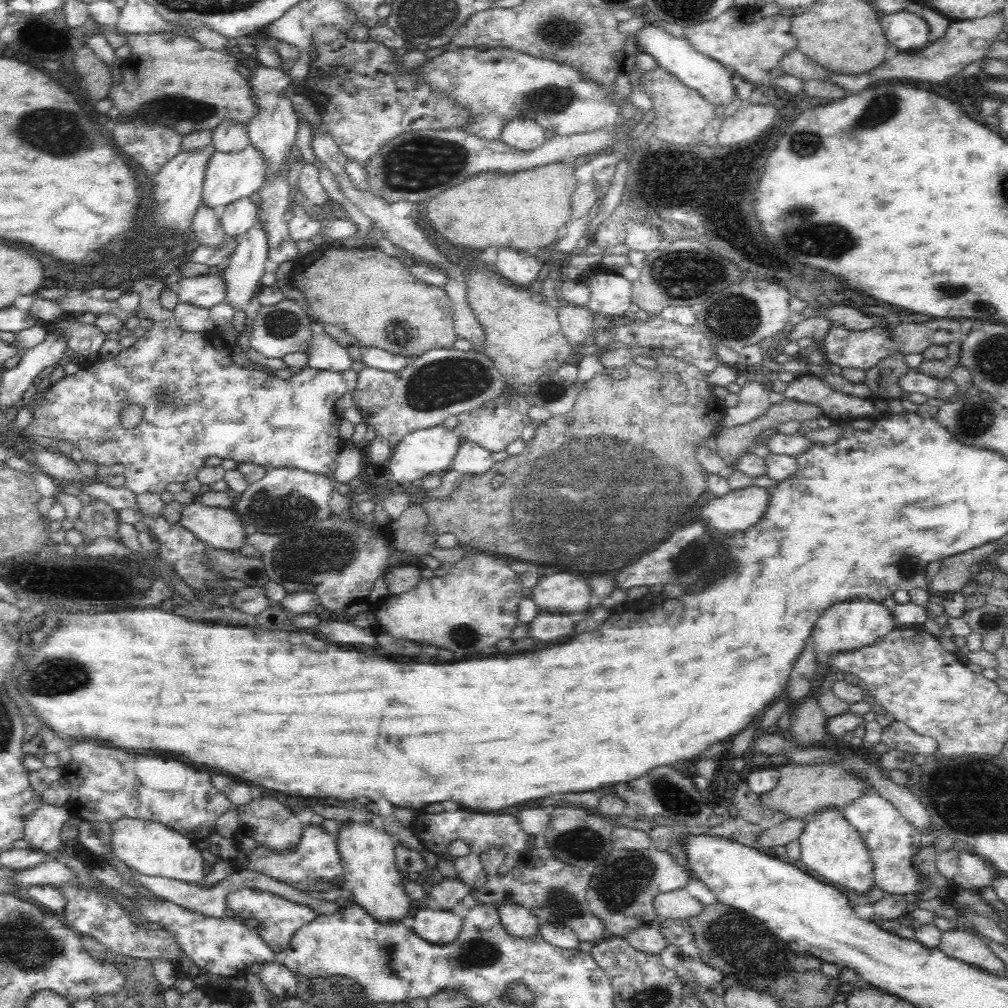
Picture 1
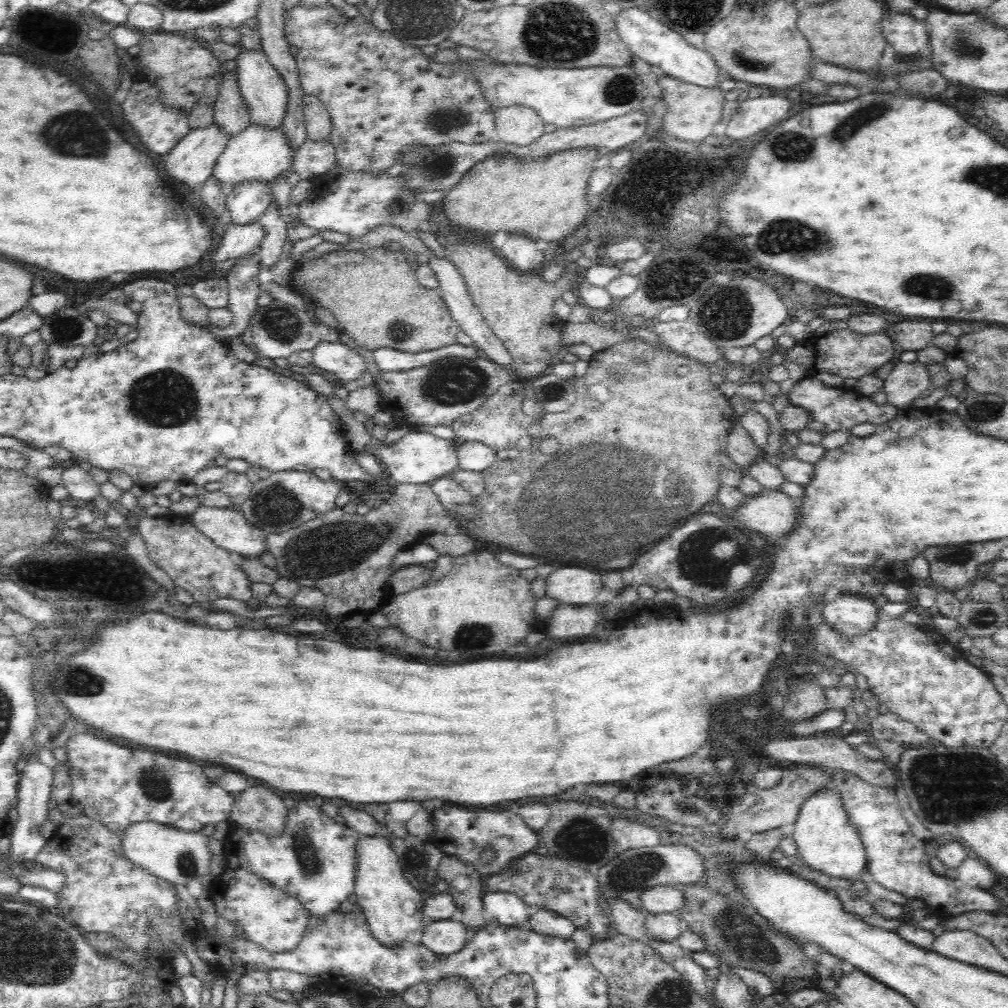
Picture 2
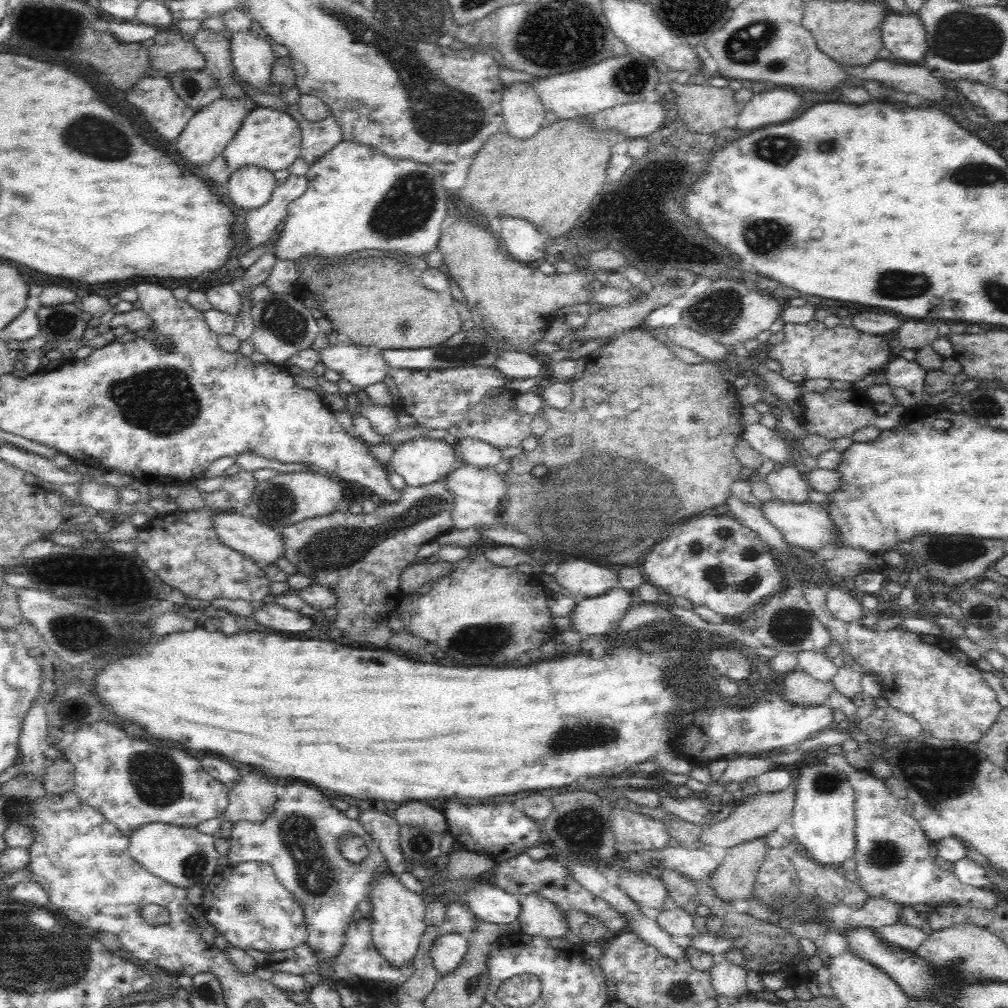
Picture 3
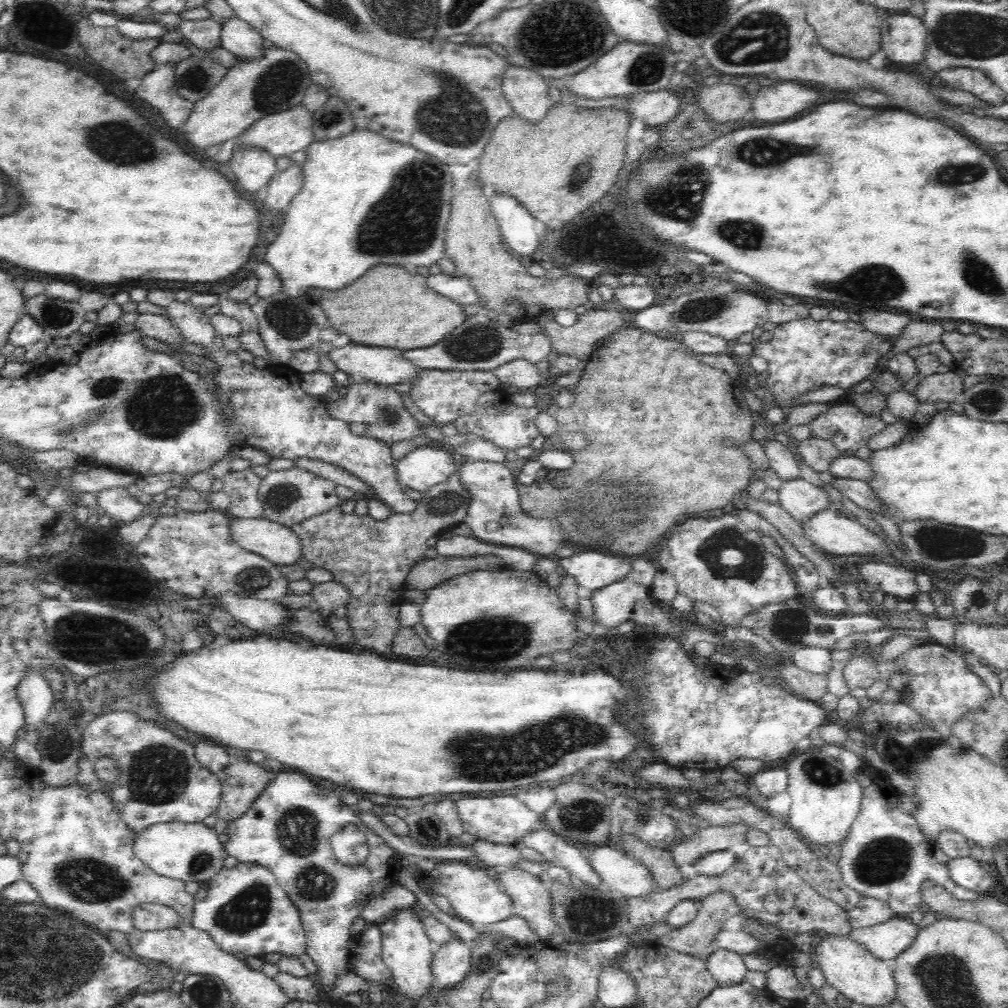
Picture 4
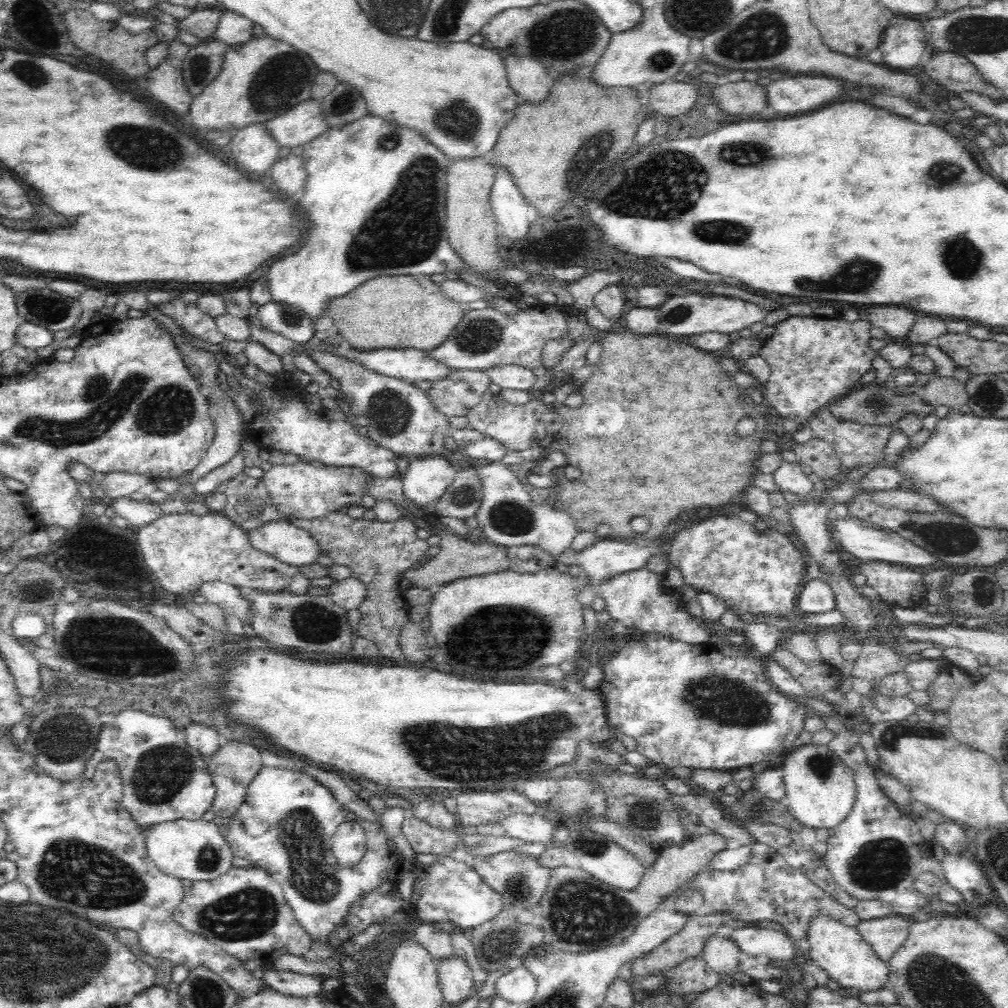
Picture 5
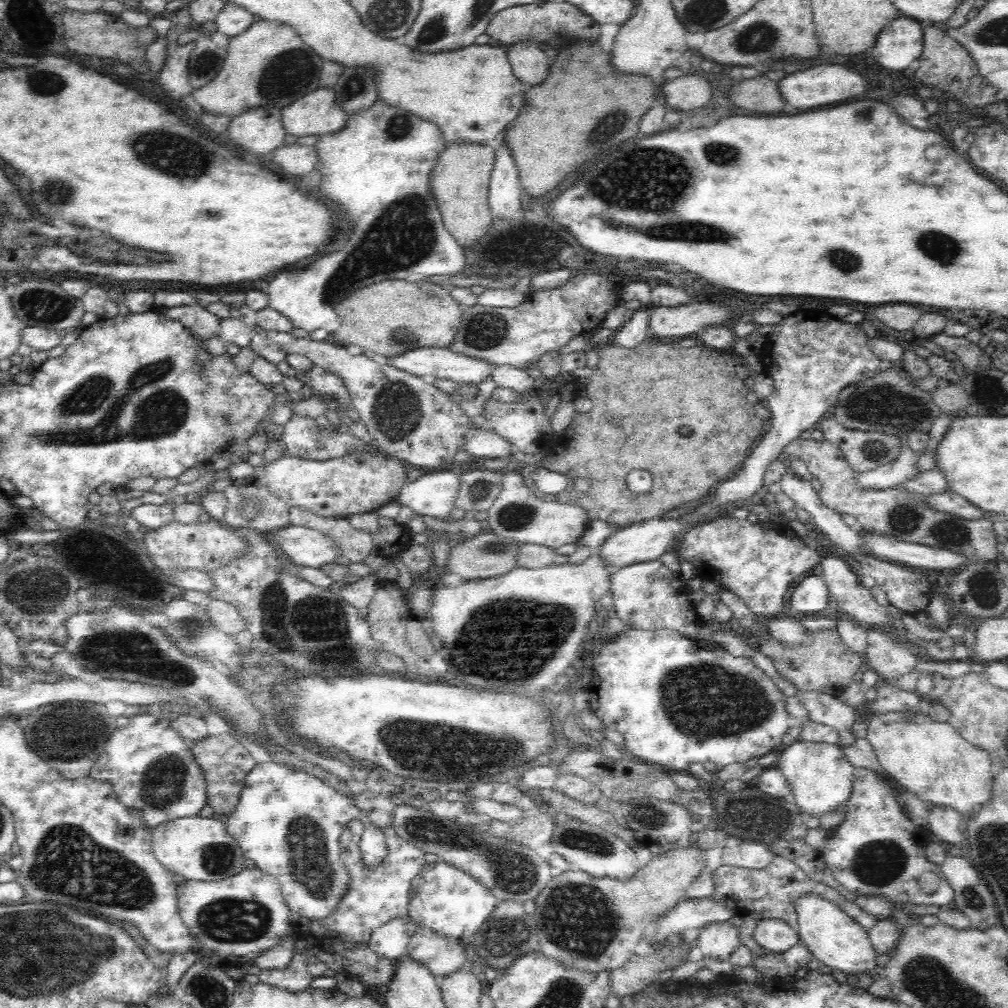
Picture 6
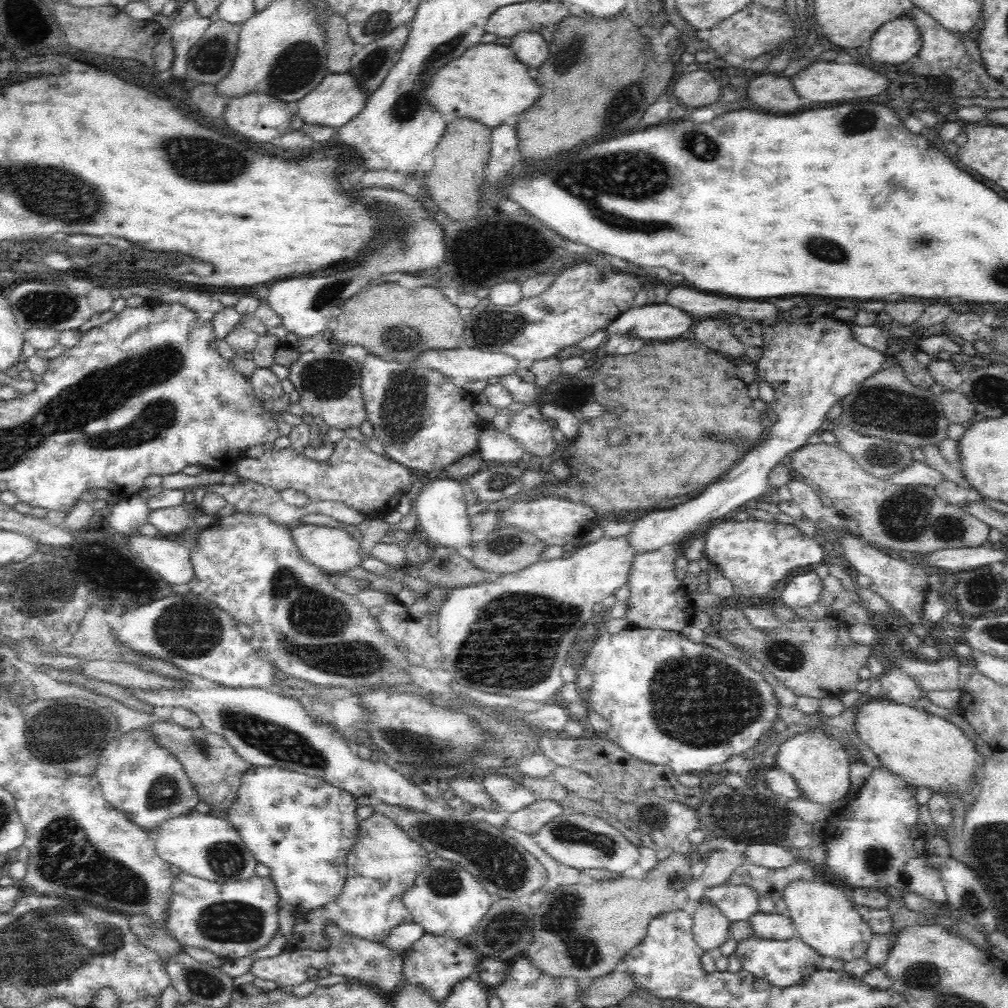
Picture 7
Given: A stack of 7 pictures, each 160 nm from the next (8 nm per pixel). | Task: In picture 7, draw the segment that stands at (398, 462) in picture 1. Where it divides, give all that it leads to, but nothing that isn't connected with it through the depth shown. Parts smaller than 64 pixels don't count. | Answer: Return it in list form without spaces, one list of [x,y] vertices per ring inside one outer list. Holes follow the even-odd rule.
[[[448,477],[428,481],[422,484],[412,504],[417,516],[418,529],[424,530],[424,534],[430,539],[428,545],[449,546],[464,553],[470,546],[472,537],[468,530],[469,516],[466,514],[465,495],[460,484],[460,481]]]

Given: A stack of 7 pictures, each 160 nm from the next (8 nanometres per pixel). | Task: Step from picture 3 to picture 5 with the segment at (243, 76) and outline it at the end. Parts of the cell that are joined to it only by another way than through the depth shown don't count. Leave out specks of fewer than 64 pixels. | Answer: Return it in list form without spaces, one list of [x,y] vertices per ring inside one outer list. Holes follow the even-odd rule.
[[[222,11],[214,40],[224,43],[227,47],[240,46],[252,40],[252,29],[255,24],[228,11]]]

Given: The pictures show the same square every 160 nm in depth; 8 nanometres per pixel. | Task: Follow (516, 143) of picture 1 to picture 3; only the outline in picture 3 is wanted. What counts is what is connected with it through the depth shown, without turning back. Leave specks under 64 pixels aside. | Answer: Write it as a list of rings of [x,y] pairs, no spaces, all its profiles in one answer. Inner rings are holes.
[[[516,81],[501,96],[501,115],[506,133],[524,140],[534,136],[544,122],[544,107],[530,85]]]

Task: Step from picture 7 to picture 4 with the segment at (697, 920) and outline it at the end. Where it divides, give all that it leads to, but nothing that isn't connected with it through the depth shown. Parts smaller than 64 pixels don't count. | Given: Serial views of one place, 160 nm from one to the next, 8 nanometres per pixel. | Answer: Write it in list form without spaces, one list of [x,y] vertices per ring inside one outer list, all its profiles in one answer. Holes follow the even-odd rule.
[[[715,950],[707,960],[707,970],[718,987],[734,986],[745,980],[749,972],[741,954]]]

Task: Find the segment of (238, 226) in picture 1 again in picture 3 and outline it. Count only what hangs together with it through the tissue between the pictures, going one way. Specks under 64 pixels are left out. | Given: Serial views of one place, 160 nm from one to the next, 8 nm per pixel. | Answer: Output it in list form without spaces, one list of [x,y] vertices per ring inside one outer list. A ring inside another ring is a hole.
[[[246,167],[230,175],[227,194],[232,205],[242,210],[258,210],[270,202],[276,183],[266,169]]]

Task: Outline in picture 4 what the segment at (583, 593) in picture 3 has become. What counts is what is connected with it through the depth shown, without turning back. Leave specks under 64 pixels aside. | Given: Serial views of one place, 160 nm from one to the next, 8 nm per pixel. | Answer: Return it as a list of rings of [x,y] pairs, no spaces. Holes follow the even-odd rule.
[[[592,550],[592,552],[580,552],[570,558],[564,558],[560,560],[560,564],[566,574],[575,580],[577,587],[594,592],[626,578],[632,560],[620,558],[620,555]]]

